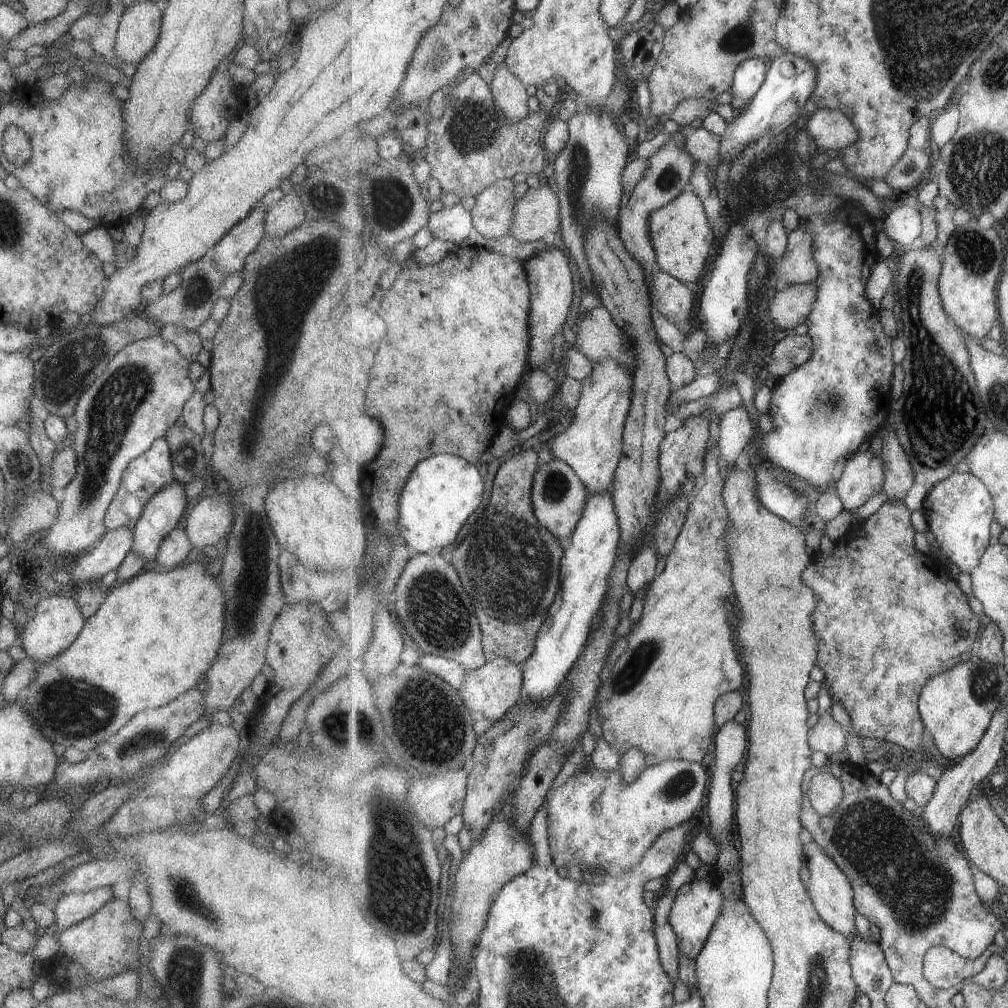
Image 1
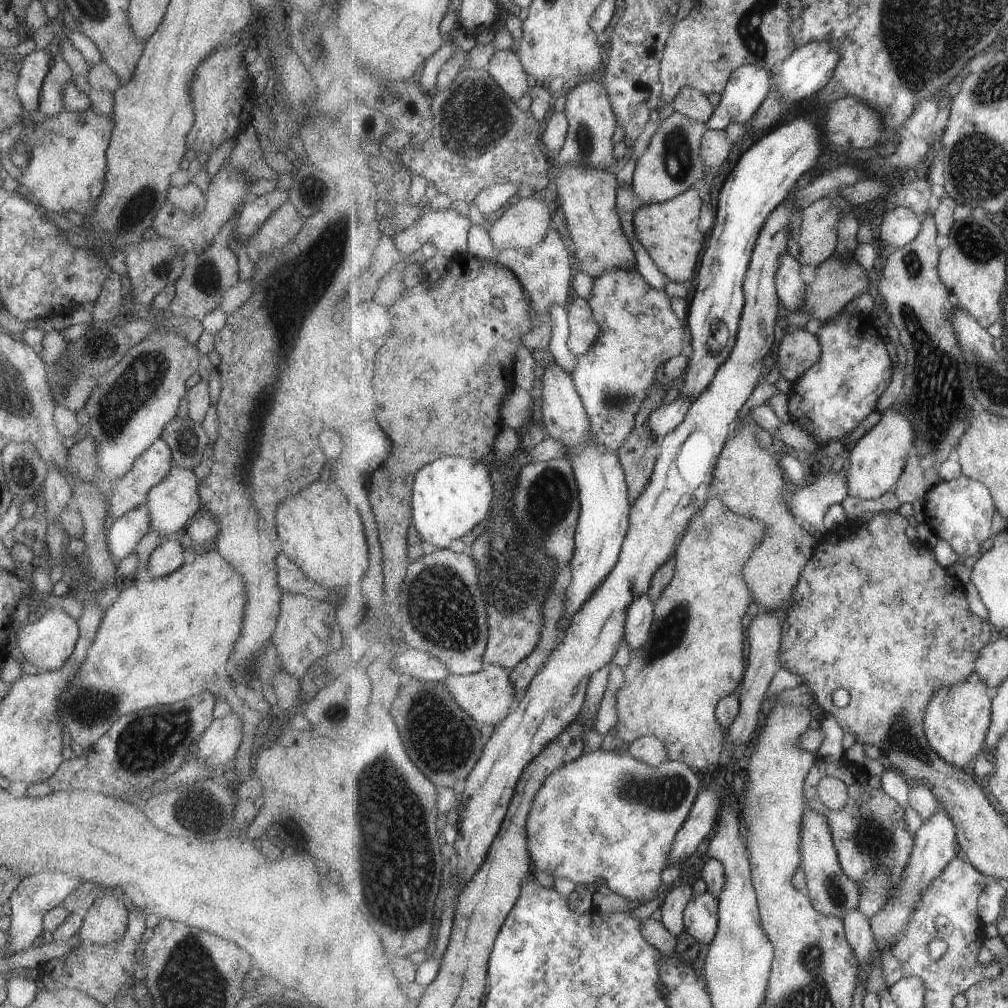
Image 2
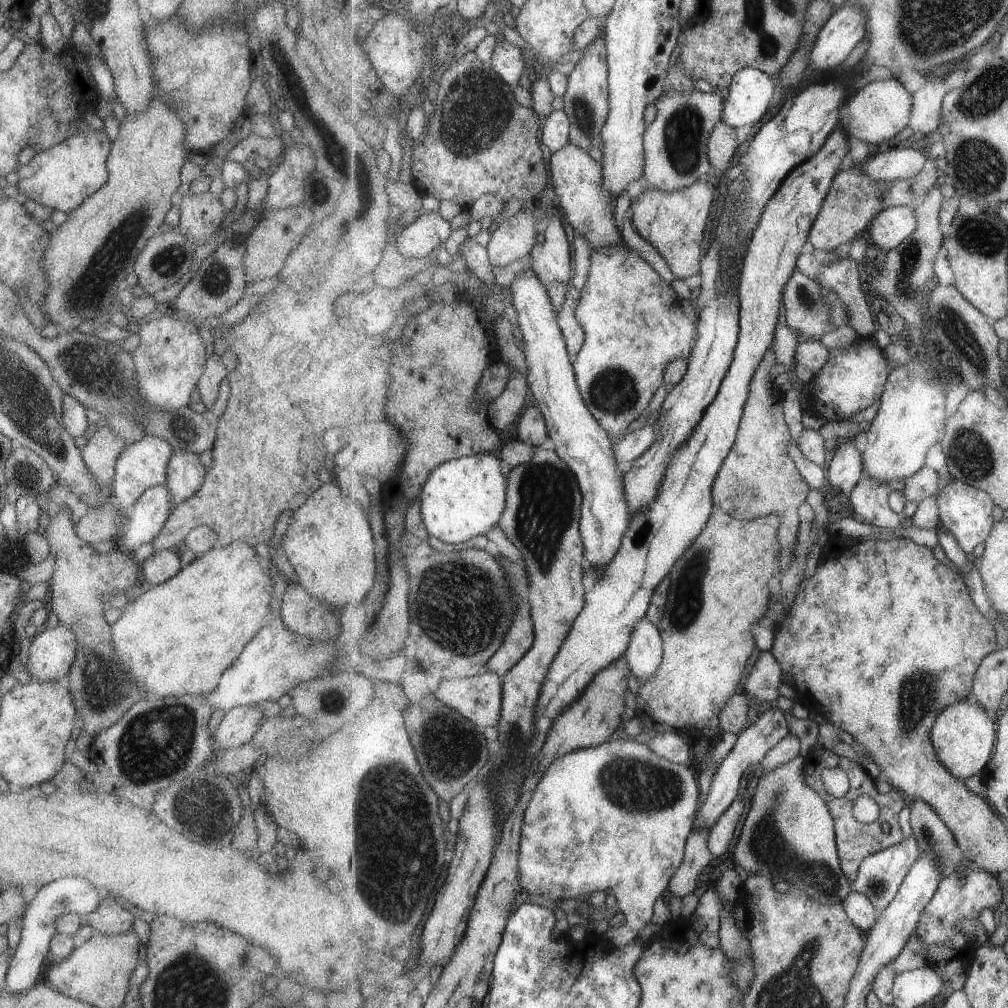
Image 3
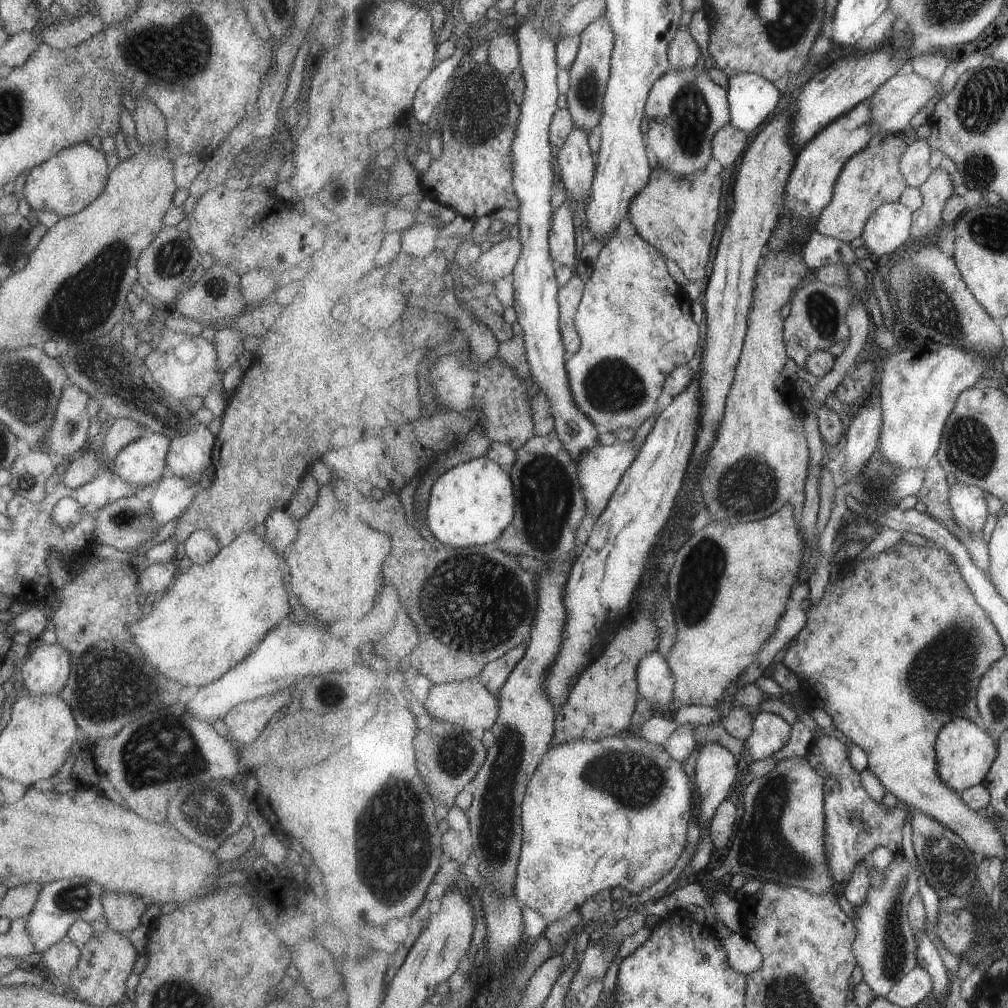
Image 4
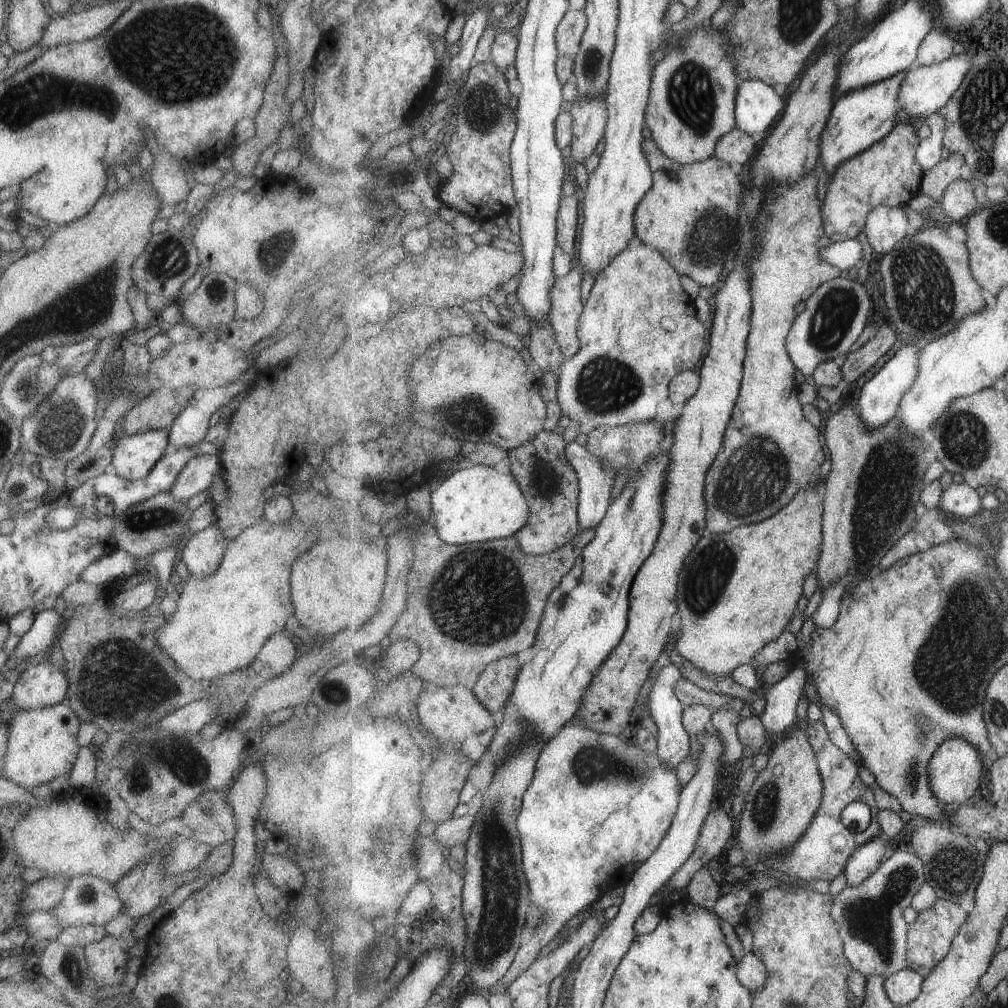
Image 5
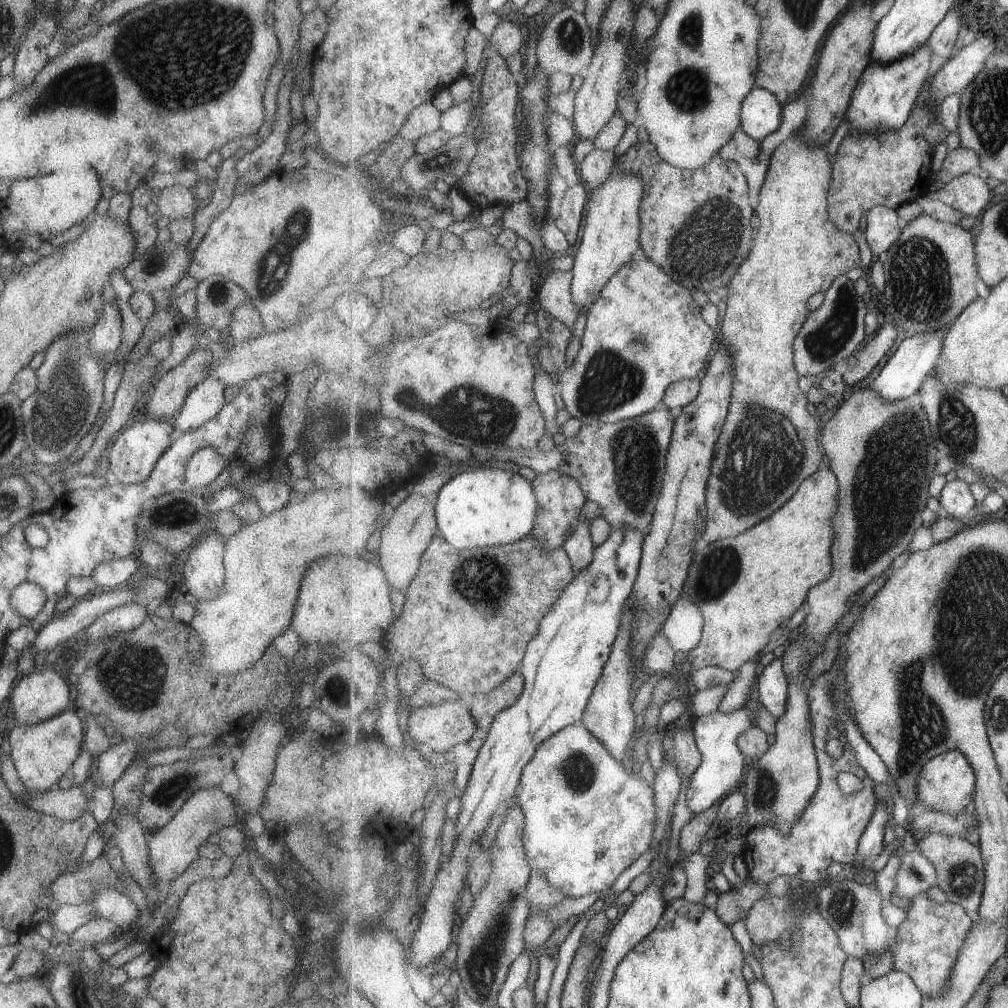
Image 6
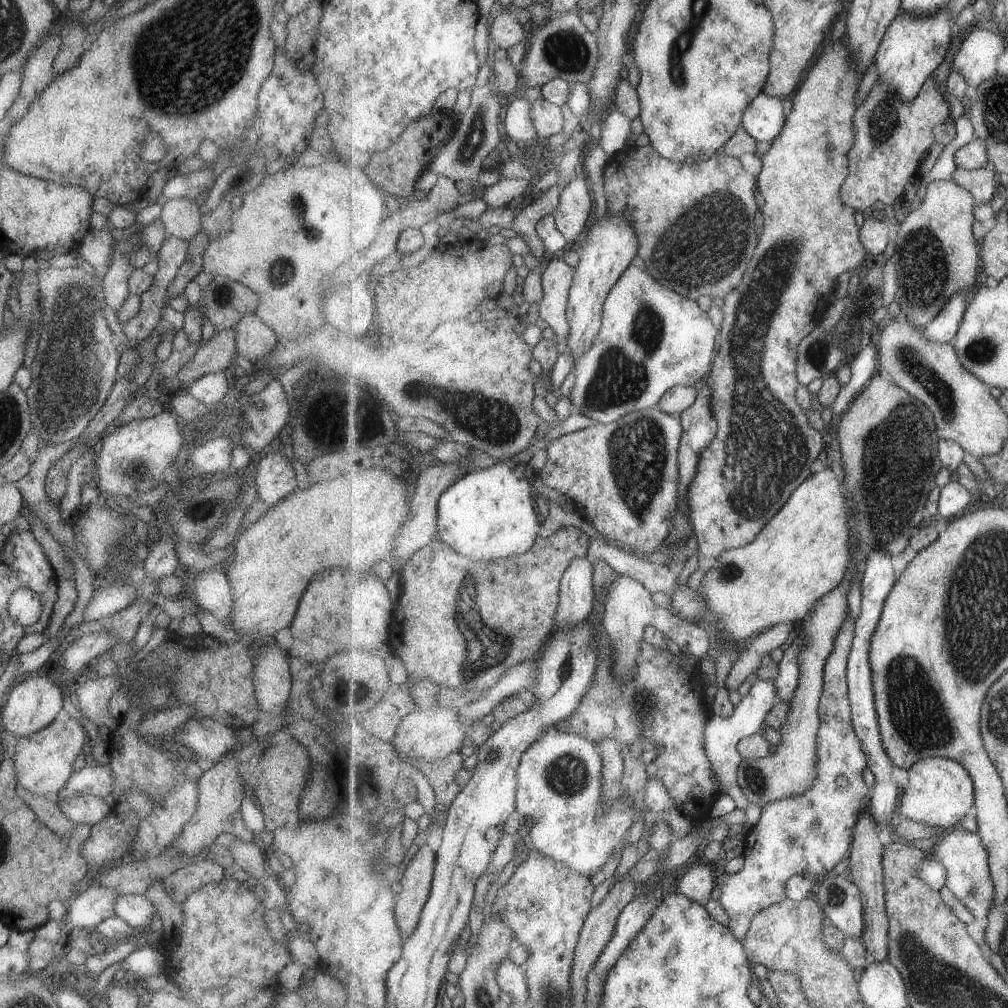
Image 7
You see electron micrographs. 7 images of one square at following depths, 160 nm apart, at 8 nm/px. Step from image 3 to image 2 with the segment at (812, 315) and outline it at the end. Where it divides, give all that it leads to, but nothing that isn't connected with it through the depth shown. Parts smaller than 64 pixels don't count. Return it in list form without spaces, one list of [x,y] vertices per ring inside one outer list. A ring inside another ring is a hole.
[[[787,252],[780,259],[776,285],[787,311],[801,310],[806,301],[807,283],[801,280],[801,262]]]

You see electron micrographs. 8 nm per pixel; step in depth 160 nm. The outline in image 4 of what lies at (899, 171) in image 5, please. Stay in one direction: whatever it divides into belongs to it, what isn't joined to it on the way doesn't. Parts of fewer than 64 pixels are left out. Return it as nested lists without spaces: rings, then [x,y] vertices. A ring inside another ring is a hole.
[[[890,133],[884,135],[877,145],[868,146],[852,156],[842,168],[835,185],[835,194],[824,208],[815,230],[823,236],[838,238],[846,243],[862,236],[871,214],[884,204],[900,201],[910,186],[900,166],[909,147],[901,134]]]

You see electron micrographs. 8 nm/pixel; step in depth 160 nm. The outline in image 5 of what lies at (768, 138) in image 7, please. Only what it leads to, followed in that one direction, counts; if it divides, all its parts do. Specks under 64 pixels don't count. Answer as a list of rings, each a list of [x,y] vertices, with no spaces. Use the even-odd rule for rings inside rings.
[[[760,79],[741,81],[735,108],[737,127],[761,139],[778,123],[785,104],[785,96],[779,96],[767,82]]]

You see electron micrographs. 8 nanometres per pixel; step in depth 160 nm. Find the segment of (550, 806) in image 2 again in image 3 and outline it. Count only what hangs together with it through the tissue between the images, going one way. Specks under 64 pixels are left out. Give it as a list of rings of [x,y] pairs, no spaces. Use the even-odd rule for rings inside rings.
[[[629,737],[571,751],[558,758],[546,770],[526,810],[519,865],[523,892],[541,894],[552,902],[581,898],[599,890],[611,892],[617,898],[618,910],[625,914],[626,923],[609,929],[603,939],[617,947],[638,940],[637,934],[651,923],[657,898],[668,890],[686,856],[686,842],[694,831],[701,794],[697,783],[688,765],[663,758],[647,743]]]

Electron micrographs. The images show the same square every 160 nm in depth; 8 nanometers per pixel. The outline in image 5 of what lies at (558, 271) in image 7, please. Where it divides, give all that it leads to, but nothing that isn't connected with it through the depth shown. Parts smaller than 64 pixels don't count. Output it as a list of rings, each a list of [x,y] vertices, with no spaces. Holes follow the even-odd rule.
[[[573,270],[566,276],[557,277],[551,288],[553,308],[549,322],[552,324],[559,351],[568,360],[578,354],[582,346],[578,334],[579,318],[584,310],[581,282],[582,274]]]

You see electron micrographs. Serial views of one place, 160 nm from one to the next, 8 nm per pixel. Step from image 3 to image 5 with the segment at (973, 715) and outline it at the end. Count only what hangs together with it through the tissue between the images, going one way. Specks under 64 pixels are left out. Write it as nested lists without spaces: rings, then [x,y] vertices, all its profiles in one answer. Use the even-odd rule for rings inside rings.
[[[953,737],[943,742],[931,759],[929,776],[932,791],[943,804],[961,805],[979,792],[983,780],[983,762],[979,749],[965,737]]]

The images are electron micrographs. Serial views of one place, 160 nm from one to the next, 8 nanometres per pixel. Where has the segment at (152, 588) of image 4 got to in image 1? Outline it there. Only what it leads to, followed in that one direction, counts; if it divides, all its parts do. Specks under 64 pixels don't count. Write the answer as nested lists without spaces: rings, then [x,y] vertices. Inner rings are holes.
[[[175,528],[159,543],[153,561],[162,570],[173,569],[181,565],[191,548],[187,535]]]

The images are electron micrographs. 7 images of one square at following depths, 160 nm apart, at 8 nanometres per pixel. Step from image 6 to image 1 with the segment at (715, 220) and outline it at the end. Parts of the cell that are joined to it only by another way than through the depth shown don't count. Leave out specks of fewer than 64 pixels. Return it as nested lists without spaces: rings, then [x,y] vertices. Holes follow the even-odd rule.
[[[693,191],[681,193],[675,200],[653,212],[650,218],[650,232],[658,254],[659,266],[683,282],[697,282],[703,268],[707,266],[713,248],[715,234],[711,226],[701,198]]]

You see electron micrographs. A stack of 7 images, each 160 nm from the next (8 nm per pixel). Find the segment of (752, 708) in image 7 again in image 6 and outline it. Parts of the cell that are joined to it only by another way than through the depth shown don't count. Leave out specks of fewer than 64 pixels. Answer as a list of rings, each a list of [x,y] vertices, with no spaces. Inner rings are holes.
[[[740,708],[735,712],[722,713],[719,709],[711,714],[695,718],[693,727],[698,747],[702,752],[702,766],[693,775],[687,790],[687,806],[693,816],[713,807],[715,802],[722,800],[728,794],[741,790],[745,772],[745,755],[738,747],[738,738],[748,731],[754,722],[751,720],[751,710]]]

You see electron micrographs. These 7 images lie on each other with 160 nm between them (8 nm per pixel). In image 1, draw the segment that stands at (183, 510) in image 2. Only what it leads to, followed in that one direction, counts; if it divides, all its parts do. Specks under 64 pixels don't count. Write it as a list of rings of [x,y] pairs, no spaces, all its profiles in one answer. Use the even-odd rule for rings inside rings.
[[[175,479],[172,483],[166,484],[163,488],[160,488],[143,507],[141,516],[136,520],[134,527],[132,528],[134,537],[132,538],[132,550],[135,551],[138,556],[144,558],[143,562],[152,562],[154,556],[158,551],[159,543],[177,526],[179,518],[183,516],[183,510],[190,505],[191,501],[185,497],[185,490],[183,484]]]

